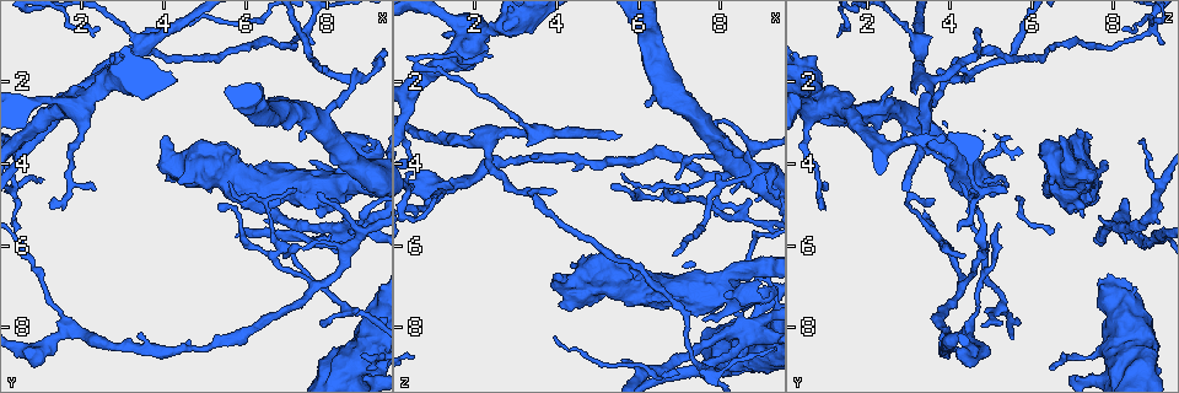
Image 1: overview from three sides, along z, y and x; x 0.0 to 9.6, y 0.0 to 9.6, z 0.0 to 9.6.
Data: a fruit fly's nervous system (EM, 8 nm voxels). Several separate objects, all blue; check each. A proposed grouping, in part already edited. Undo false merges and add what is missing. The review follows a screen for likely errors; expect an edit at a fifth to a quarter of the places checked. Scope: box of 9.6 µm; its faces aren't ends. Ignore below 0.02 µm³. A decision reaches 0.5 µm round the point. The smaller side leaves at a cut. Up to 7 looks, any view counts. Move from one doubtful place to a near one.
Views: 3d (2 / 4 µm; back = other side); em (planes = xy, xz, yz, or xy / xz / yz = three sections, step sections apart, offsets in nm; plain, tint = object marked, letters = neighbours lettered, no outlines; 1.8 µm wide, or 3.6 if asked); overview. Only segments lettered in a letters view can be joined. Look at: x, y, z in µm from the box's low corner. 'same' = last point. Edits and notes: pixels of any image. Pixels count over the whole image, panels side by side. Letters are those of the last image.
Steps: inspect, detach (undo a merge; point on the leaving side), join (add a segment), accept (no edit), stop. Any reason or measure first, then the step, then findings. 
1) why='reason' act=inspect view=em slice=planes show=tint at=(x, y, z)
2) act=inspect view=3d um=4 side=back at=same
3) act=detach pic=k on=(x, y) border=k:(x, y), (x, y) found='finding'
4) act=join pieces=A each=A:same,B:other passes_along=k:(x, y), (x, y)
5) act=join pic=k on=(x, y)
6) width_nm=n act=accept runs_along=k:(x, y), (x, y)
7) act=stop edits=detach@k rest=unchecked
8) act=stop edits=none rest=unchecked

why='side arm on a straight run' act=inspect view=em slice=planes show=letters at=(2.20, 2.00, 3.55)

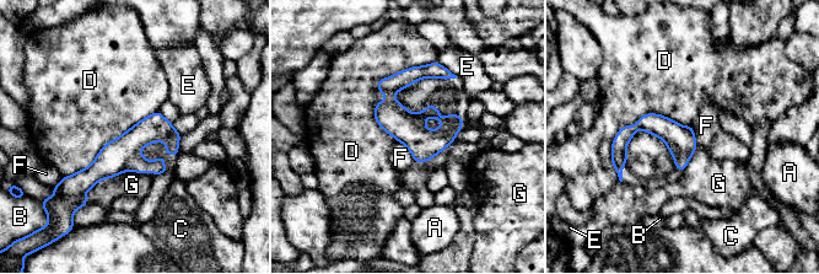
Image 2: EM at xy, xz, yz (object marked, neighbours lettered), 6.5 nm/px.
act=accept each=A:other,B:other,C:other,D:other,E:other,F:other,G:other runs_along=2:(177, 136), (139, 135), (76, 183) found='continuous, no second neuron'

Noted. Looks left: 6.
why='tapers out' act=inspect view=3d um=2 at=(1.05, 4.40, 4.85)

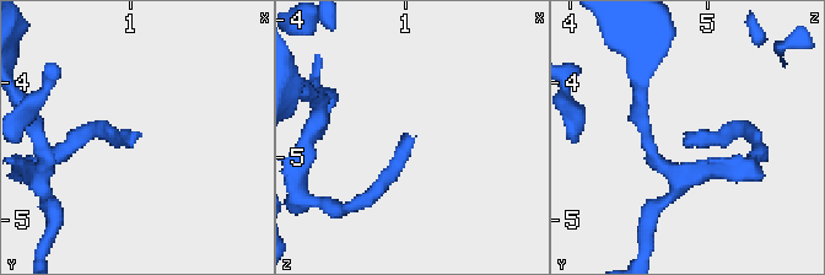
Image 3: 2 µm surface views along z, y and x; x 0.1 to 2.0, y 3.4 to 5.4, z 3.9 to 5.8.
act=inspect view=em slice=planes show=letters at=(1.04, 4.44, 4.82)

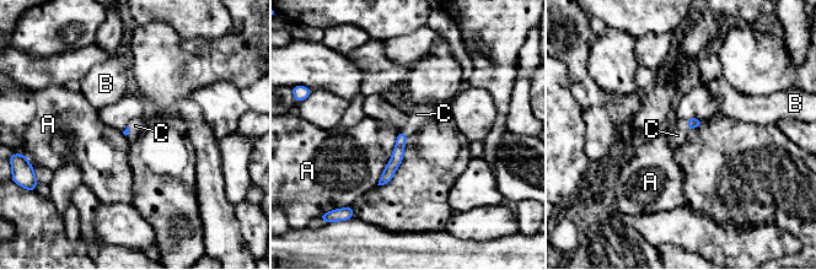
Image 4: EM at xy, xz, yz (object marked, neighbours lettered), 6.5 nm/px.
act=accept each=A:other,B:other,C:other border=4:(686, 119), (688, 130) found='no lettered segment goes on from it'

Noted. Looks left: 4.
why='four or more arms meet' act=inspect view=3d um=2 at=(9.00, 5.50, 8.20)

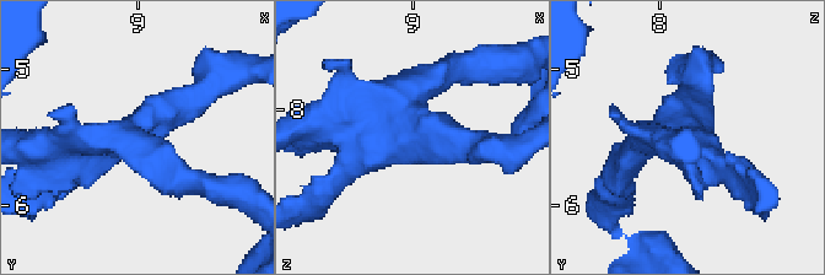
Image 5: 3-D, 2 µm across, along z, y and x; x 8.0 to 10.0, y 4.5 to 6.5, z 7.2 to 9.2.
why='shape alone is not enough' act=inspect view=em slice=planes show=letters at=(9.00, 5.44, 8.12)

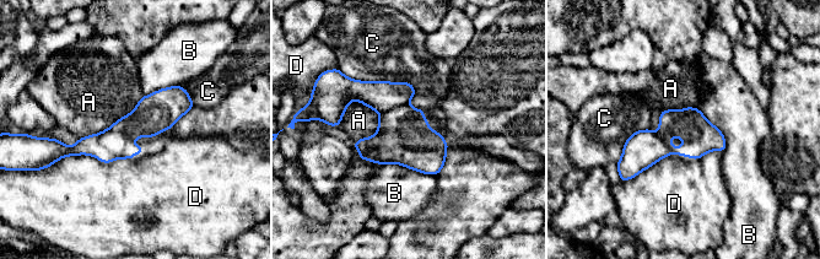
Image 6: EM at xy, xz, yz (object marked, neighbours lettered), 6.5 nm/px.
width_nm=240 act=detach pic=6 on=(403, 138) each=A:other,B:other,C:other,D:other border=6:(408, 103), (381, 114) found='a second neuron is stuck on'

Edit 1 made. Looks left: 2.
act=stop edits=detach@6 rest=unchecked

